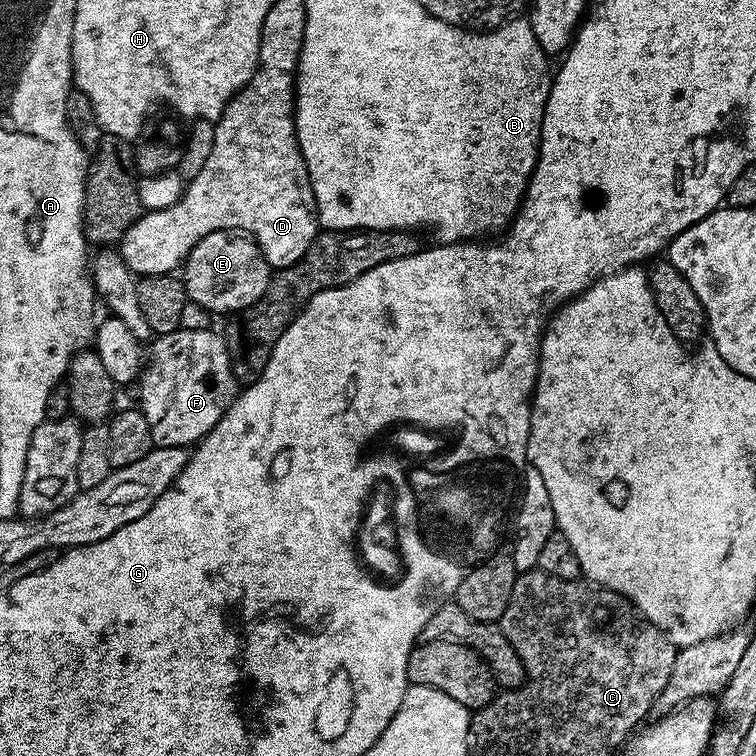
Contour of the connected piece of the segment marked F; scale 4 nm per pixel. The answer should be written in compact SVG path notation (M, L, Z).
M180 328L151 341L152 361L147 361L139 377L138 407L150 422L150 434L155 447L188 448L204 436L226 414L238 395L225 337L216 330L186 330Z

